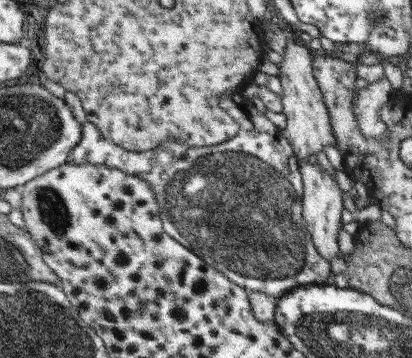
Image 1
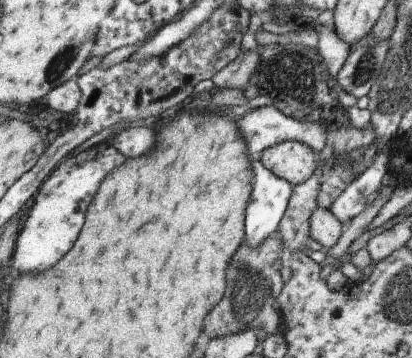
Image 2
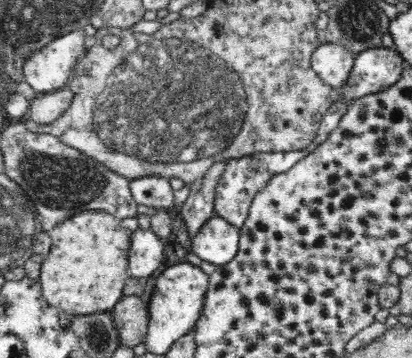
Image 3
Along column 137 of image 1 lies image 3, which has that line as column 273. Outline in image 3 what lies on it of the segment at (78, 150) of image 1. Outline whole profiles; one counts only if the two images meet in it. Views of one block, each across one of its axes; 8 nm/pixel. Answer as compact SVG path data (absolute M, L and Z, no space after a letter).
M336 102L328 114L322 118L320 122L320 128L318 128L318 134L316 138L312 140L312 144L308 144L306 148L302 150L288 150L288 152L256 152L256 154L248 154L248 156L242 156L242 158L234 158L234 160L228 160L228 166L222 174L222 180L216 188L216 216L222 216L226 218L230 224L234 224L236 228L242 228L242 224L246 222L246 216L250 212L250 206L252 206L252 198L256 196L258 190L262 190L266 186L266 182L270 182L276 174L284 174L288 172L292 166L296 166L302 158L306 158L312 150L316 150L322 142L328 140L328 136L340 126L340 120L342 116L346 114L348 110L348 104L342 104L342 102Z

